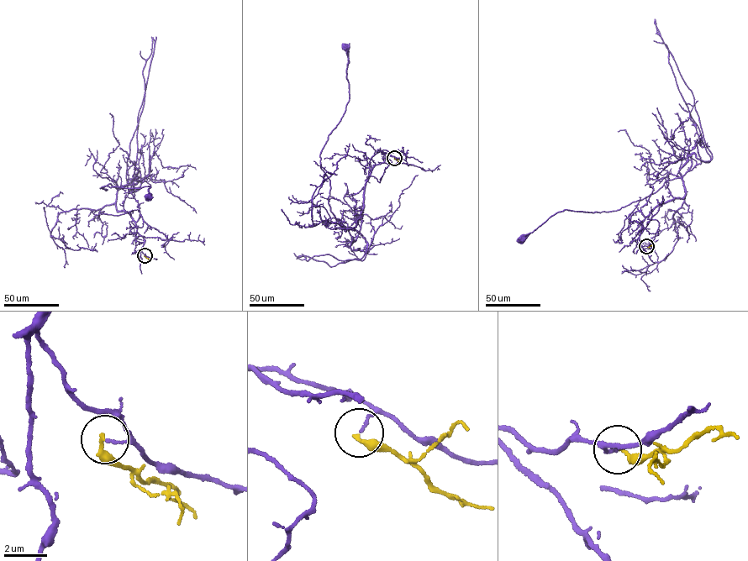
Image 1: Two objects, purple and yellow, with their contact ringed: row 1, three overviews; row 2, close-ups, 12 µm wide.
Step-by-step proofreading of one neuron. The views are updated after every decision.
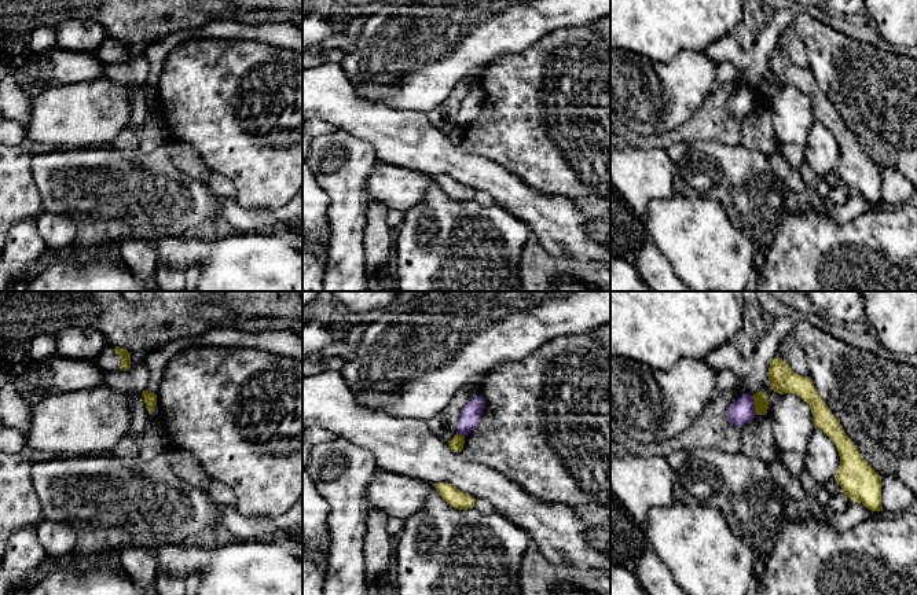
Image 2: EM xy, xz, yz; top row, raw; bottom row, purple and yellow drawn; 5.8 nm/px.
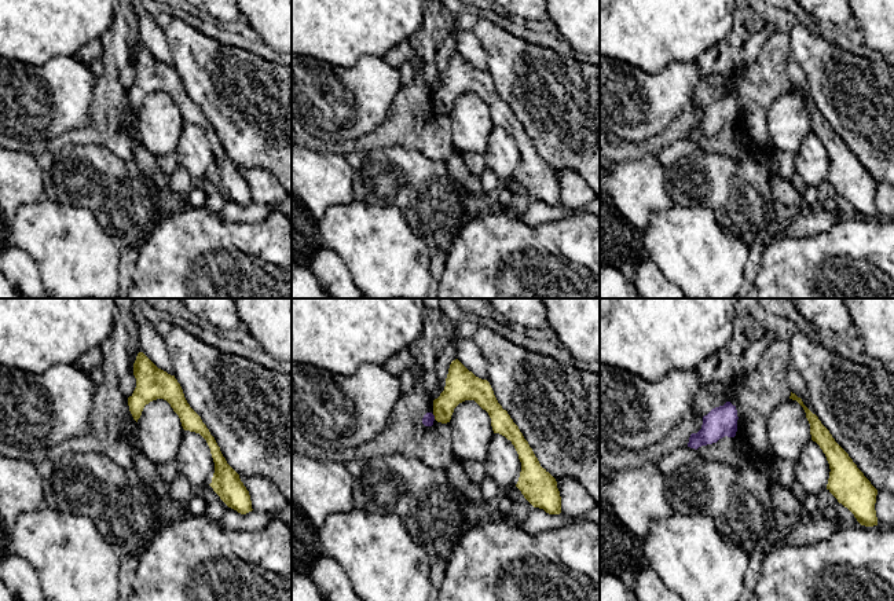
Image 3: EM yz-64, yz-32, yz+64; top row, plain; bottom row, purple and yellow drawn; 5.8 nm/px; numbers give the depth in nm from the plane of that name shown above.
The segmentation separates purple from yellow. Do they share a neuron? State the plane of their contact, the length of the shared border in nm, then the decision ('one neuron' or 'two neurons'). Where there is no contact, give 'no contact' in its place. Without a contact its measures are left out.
yz | 120 nm | two neurons

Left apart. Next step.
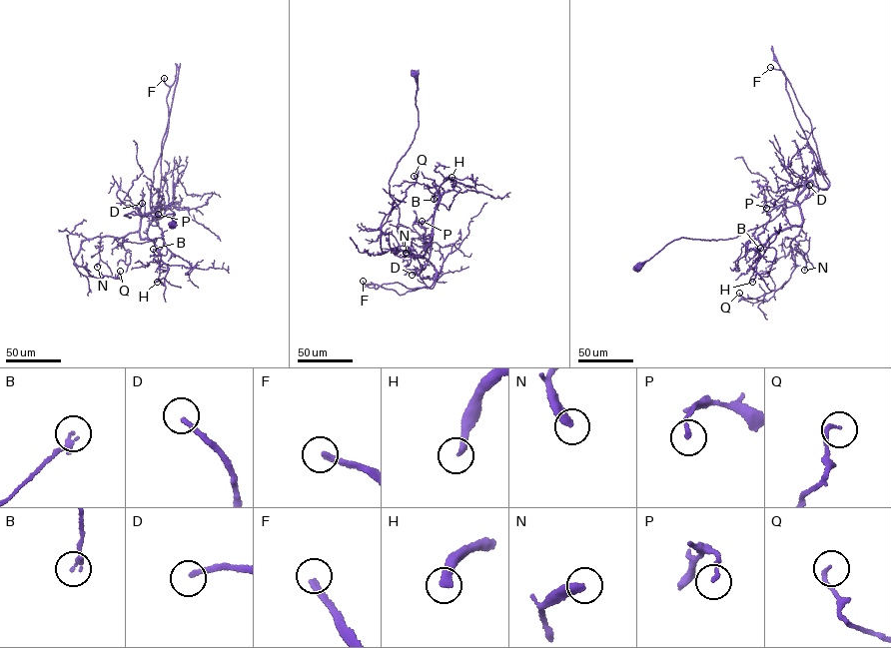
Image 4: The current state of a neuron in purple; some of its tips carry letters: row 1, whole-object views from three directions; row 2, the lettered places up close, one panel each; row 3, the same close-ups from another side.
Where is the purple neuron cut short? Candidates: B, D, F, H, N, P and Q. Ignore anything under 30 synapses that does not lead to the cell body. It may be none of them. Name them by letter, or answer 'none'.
H

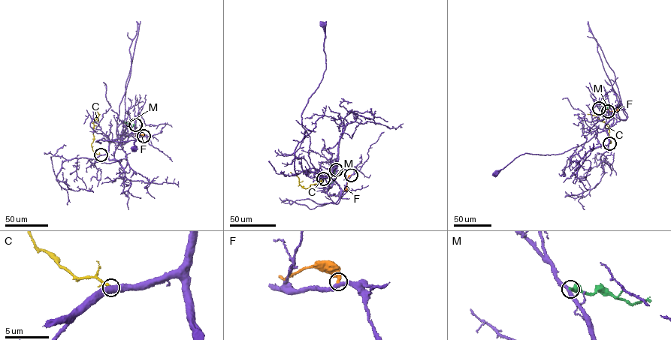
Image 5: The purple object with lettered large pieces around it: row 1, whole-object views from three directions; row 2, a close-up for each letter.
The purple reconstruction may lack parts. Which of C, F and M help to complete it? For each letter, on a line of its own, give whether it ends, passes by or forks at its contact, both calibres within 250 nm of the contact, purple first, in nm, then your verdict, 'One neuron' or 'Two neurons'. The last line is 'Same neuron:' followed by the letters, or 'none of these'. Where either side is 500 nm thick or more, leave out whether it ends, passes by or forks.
C: It ends there. Thickness 440 nm (purple) against 180 nm. One neuron
F: It ends there. Thickness 320 nm (purple) against 260 nm. Two neurons
M: It ends there. Thickness 300 nm (purple) against 240 nm. Two neurons
Same neuron: C

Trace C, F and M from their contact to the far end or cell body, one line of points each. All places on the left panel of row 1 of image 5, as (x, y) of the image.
C: (101, 154), (94, 151), (91, 145), (94, 139), (93, 122), (99, 115), (95, 108)
F: (143, 136), (137, 136), (134, 133)
M: (135, 124), (132, 127), (124, 121)

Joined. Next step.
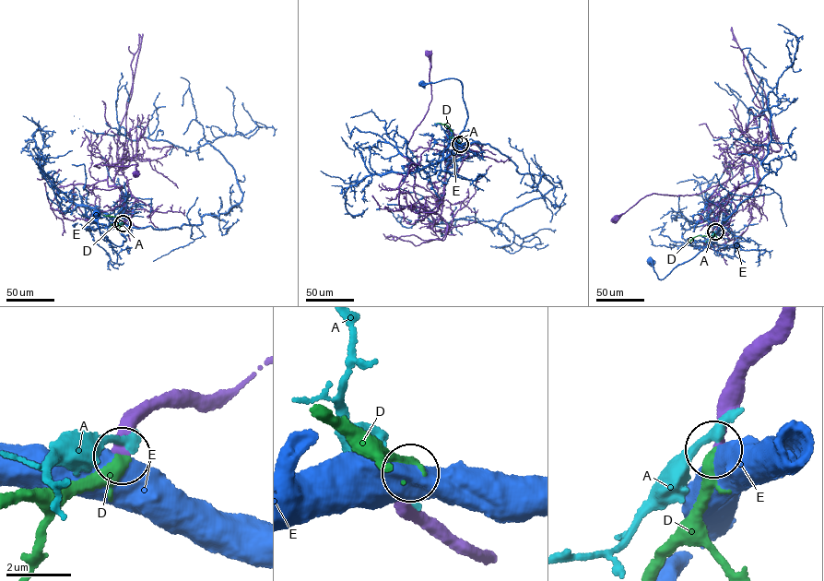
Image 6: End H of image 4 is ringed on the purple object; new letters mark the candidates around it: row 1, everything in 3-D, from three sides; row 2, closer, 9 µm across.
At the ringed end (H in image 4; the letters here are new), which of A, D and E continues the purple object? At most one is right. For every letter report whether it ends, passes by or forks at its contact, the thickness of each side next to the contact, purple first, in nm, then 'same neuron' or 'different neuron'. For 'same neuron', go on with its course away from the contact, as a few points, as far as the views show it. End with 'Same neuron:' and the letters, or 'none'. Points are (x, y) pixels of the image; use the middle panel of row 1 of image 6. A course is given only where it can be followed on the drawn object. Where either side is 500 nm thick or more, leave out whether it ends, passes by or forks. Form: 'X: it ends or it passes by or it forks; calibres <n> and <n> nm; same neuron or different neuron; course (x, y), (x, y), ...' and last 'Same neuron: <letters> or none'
A: calibres 500 and 380 nm; different neuron
D: it passes by; calibres 320 and 200 nm; same neuron; course (460, 144), (452, 139), (452, 130), (447, 125), (434, 124)
E: calibres 360 and 900 nm; different neuron
Same neuron: D

